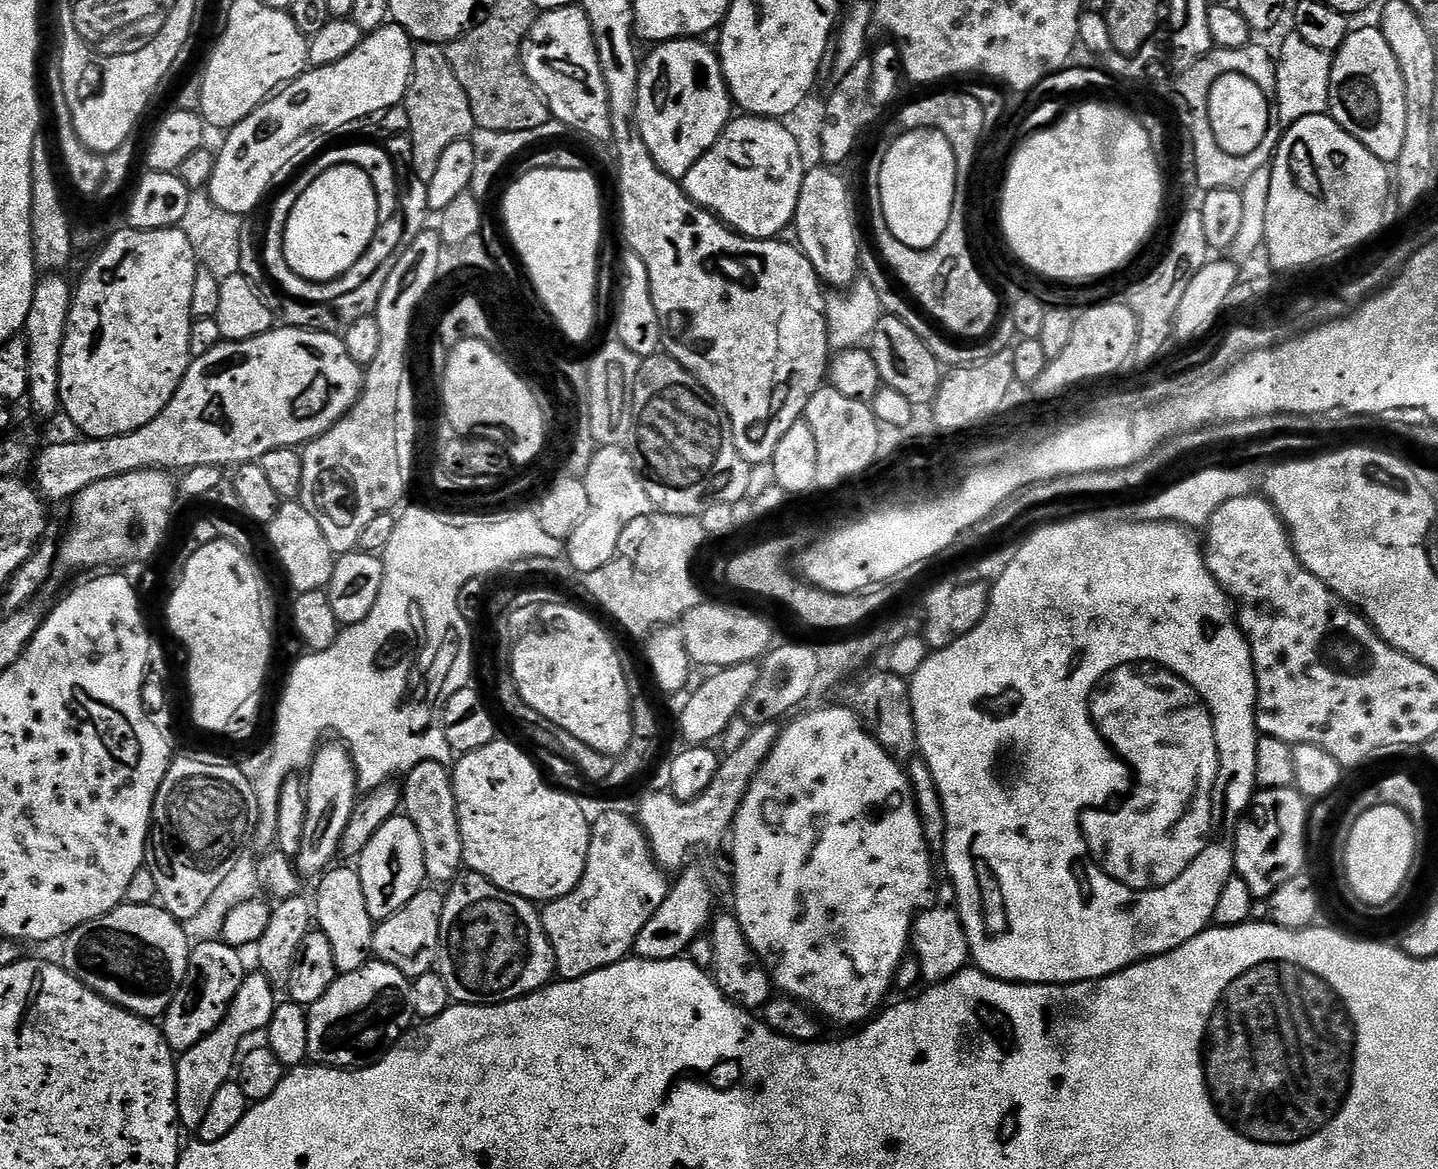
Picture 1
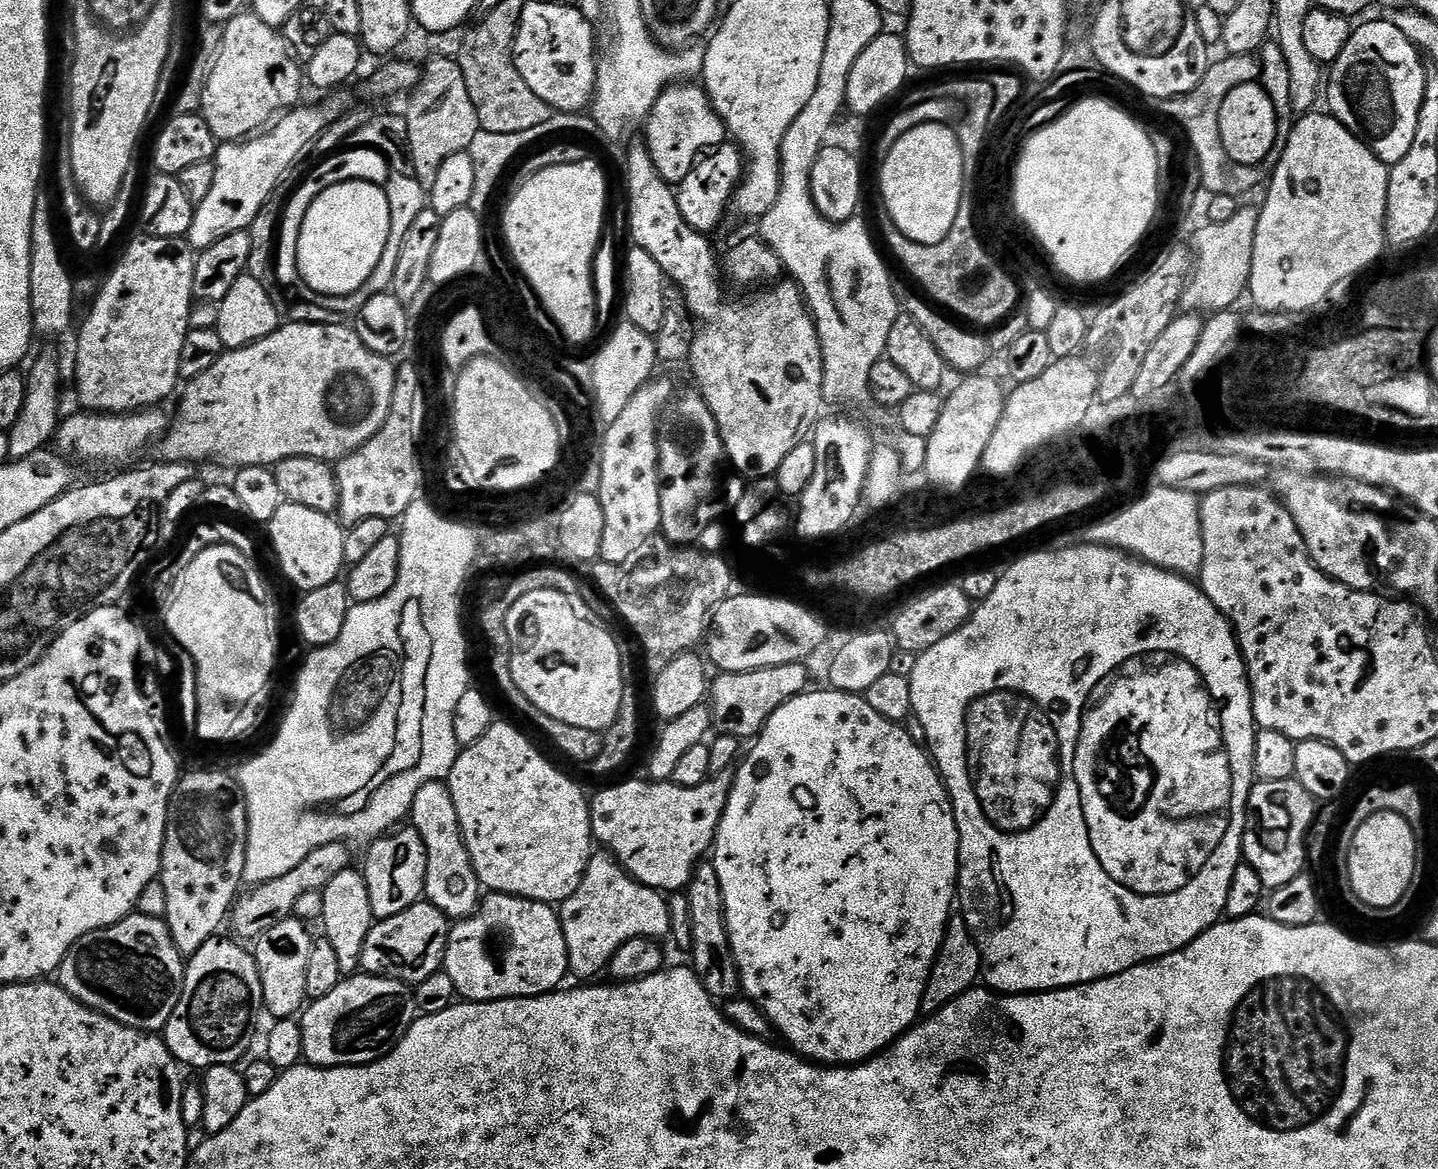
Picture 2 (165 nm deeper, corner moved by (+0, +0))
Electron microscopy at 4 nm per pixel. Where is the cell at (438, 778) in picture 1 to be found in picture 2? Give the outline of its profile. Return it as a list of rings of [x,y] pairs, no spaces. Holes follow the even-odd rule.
[[[435,780],[414,794],[411,820],[411,827],[422,838],[422,846],[426,850],[424,896],[427,903],[433,904],[452,922],[471,916],[481,899],[482,885],[472,869],[470,854],[464,845],[458,822],[458,810],[454,810],[454,798],[450,798],[447,783]]]

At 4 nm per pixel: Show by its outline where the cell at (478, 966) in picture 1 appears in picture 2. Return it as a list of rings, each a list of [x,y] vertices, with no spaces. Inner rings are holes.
[[[488,894],[479,901],[478,907],[471,916],[457,920],[451,925],[448,934],[448,945],[444,951],[443,971],[447,972],[450,982],[454,982],[457,997],[468,1002],[487,1002],[490,1000],[517,1000],[523,996],[545,996],[548,992],[557,991],[569,975],[568,951],[566,950],[566,938],[562,934],[562,926],[557,909],[551,904],[543,904],[537,900],[524,900],[520,896],[506,896],[503,894]]]

